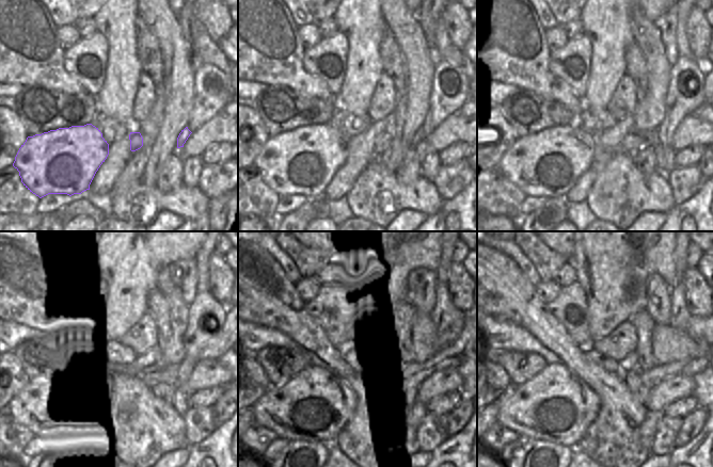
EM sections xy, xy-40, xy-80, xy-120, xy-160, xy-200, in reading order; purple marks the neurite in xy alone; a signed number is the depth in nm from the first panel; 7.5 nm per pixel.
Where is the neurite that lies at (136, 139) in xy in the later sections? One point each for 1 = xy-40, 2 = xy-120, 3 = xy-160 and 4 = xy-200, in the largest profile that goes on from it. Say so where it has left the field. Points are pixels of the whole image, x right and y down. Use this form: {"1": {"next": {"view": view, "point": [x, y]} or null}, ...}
{"1": {"next": {"view": "xy-40", "point": [382, 143]}}, "2": {"next": {"view": "xy-120", "point": [168, 374]}}, "3": {"next": {"view": "xy-160", "point": [414, 374]}}, "4": {"next": {"view": "xy-200", "point": [691, 367]}}}

